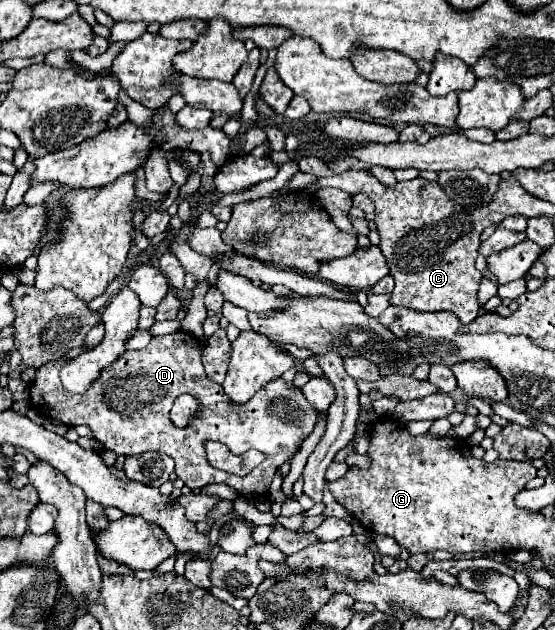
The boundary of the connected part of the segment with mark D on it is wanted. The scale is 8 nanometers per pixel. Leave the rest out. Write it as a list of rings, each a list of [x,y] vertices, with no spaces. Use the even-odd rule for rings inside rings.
[[[184,331],[152,337],[144,349],[128,351],[116,359],[112,367],[106,367],[100,373],[100,379],[96,379],[96,383],[92,383],[92,387],[82,395],[72,395],[68,391],[64,395],[64,387],[58,377],[64,363],[52,361],[36,369],[36,379],[30,387],[30,403],[42,417],[58,419],[68,427],[90,427],[104,449],[114,451],[116,455],[128,457],[146,451],[168,453],[176,461],[176,475],[190,489],[200,489],[210,483],[226,483],[248,499],[254,499],[248,491],[266,495],[276,469],[294,455],[300,443],[312,433],[318,411],[306,401],[294,383],[286,383],[284,379],[274,379],[264,385],[246,405],[232,403],[222,385],[206,377],[202,350],[200,339]],[[182,393],[190,393],[202,405],[198,419],[186,429],[178,429],[168,417],[174,399]],[[206,441],[220,441],[236,455],[248,449],[258,449],[266,455],[266,461],[246,477],[222,473],[208,463]]]

